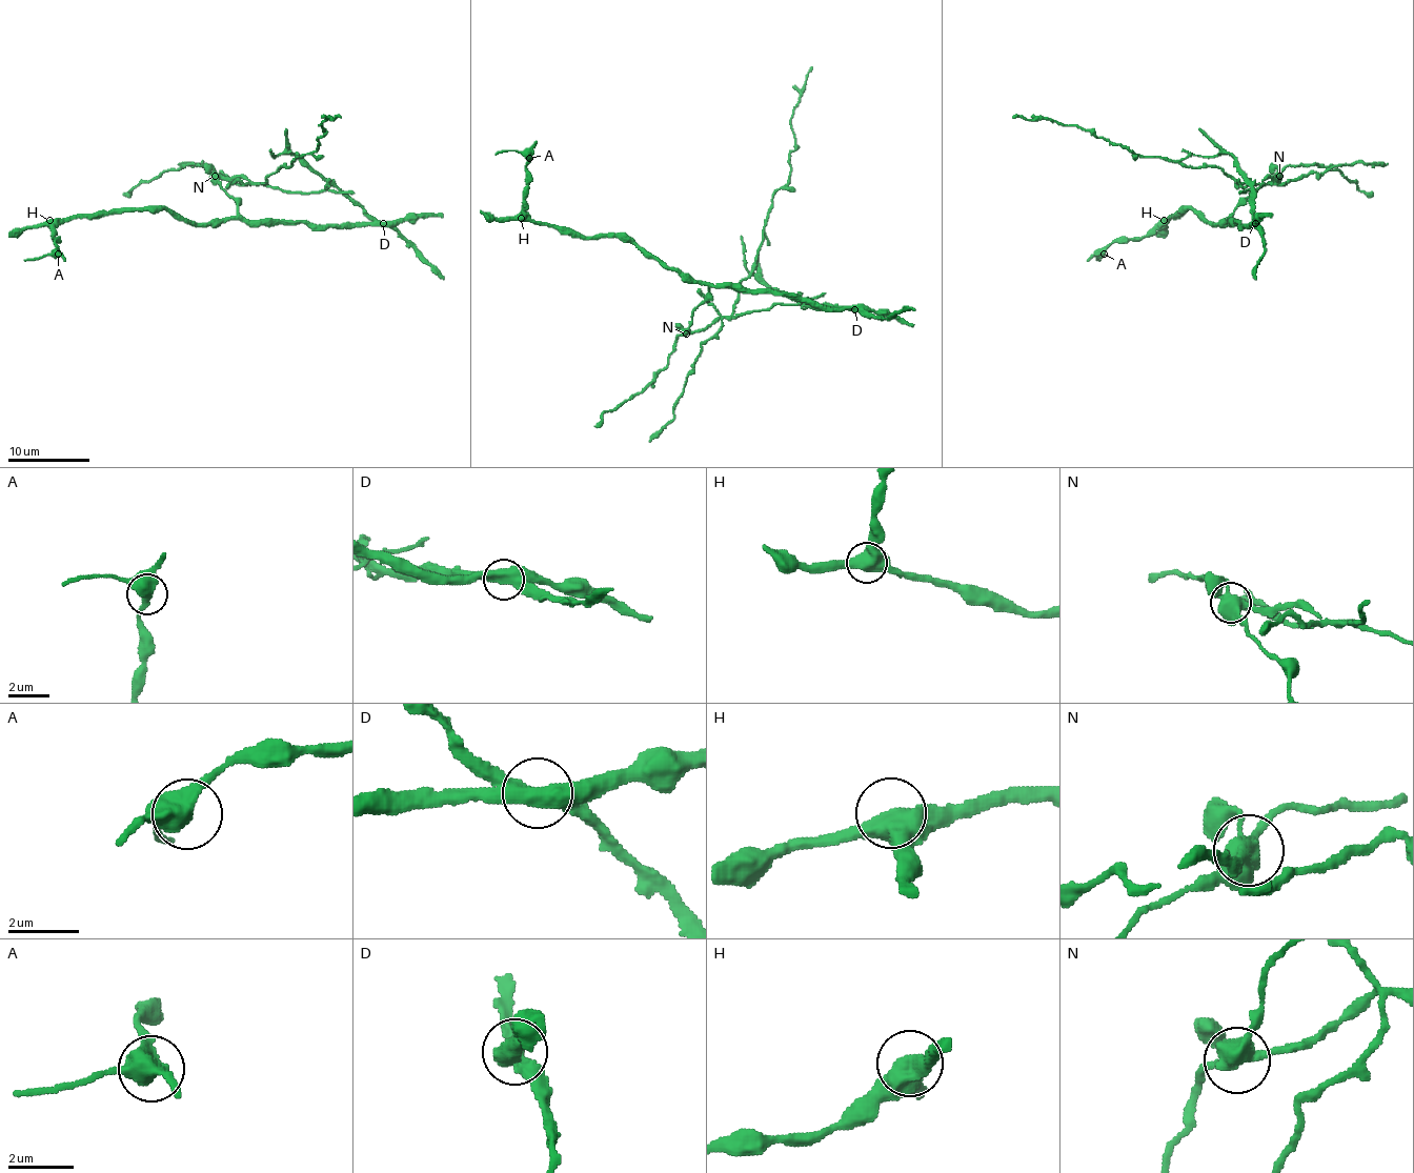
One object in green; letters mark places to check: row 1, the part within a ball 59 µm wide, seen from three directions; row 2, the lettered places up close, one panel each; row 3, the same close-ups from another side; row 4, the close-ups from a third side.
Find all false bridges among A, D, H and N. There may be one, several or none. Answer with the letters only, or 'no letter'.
D, N

